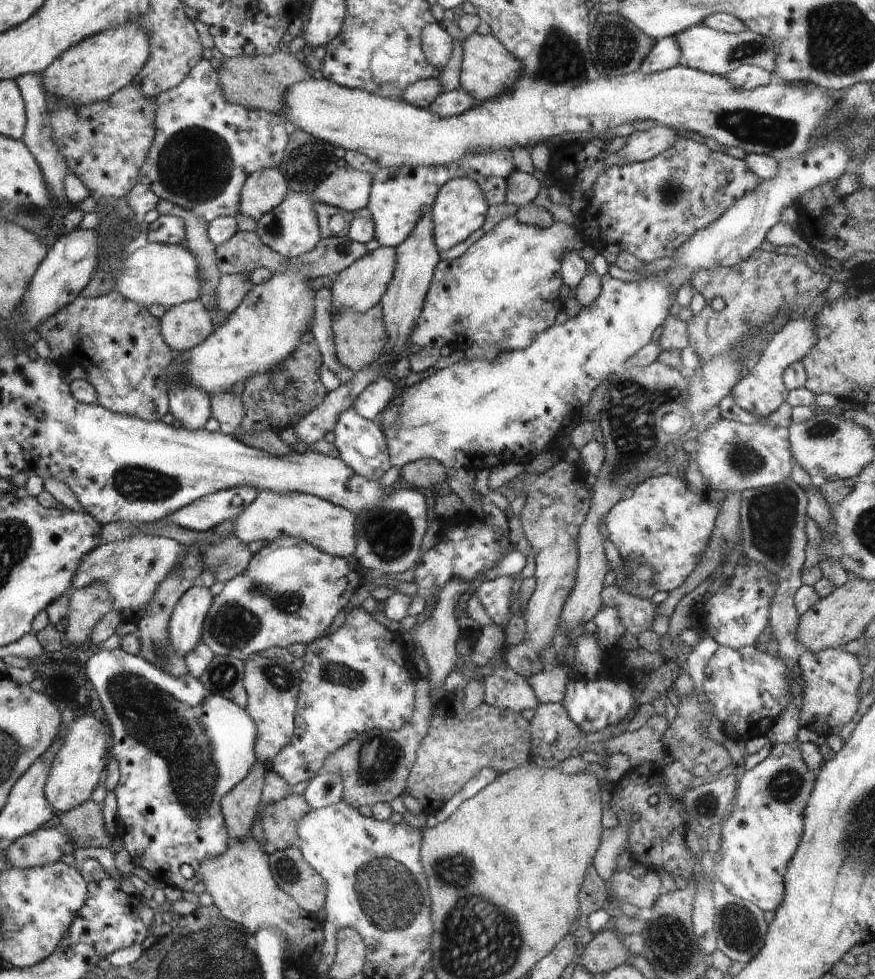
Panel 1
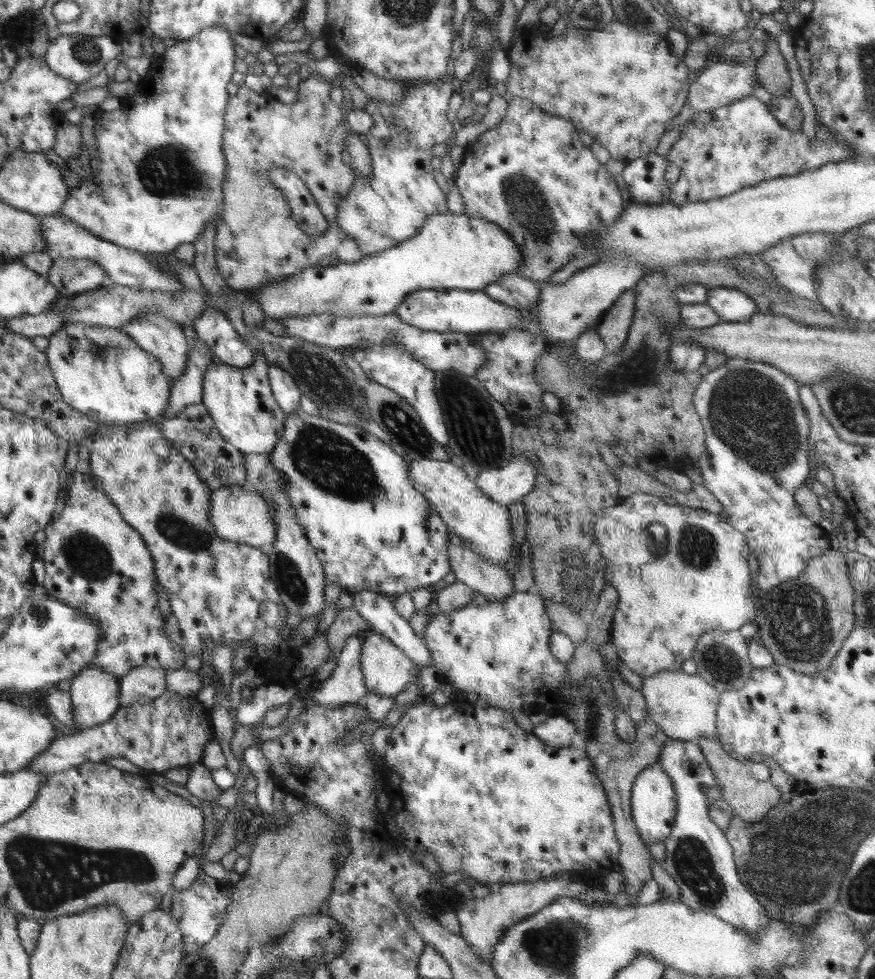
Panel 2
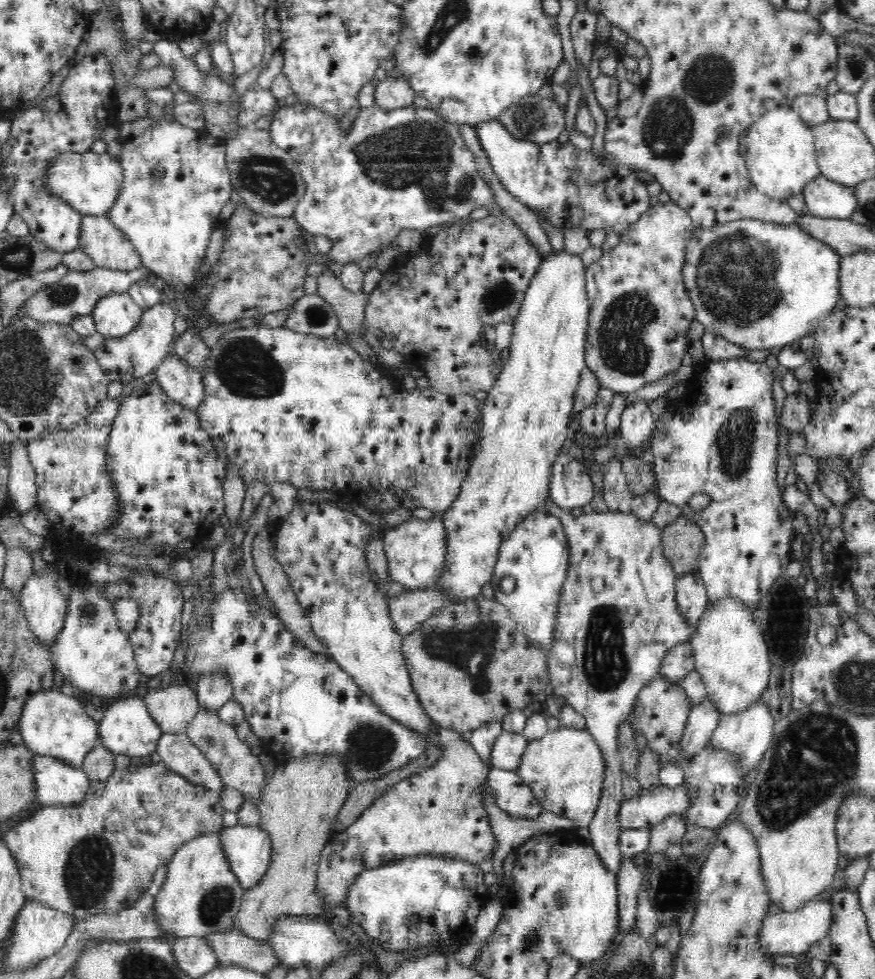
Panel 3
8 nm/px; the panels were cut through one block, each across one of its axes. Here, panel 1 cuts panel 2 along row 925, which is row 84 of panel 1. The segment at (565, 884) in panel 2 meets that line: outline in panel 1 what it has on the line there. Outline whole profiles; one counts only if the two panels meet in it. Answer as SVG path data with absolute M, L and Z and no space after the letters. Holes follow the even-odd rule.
M477 32L463 39L463 61L460 72L460 86L464 92L468 92L472 98L476 98L478 102L486 102L492 98L498 98L500 94L504 94L504 90L510 90L514 86L514 82L520 78L522 74L522 62L516 60L504 45L492 34L480 35Z

